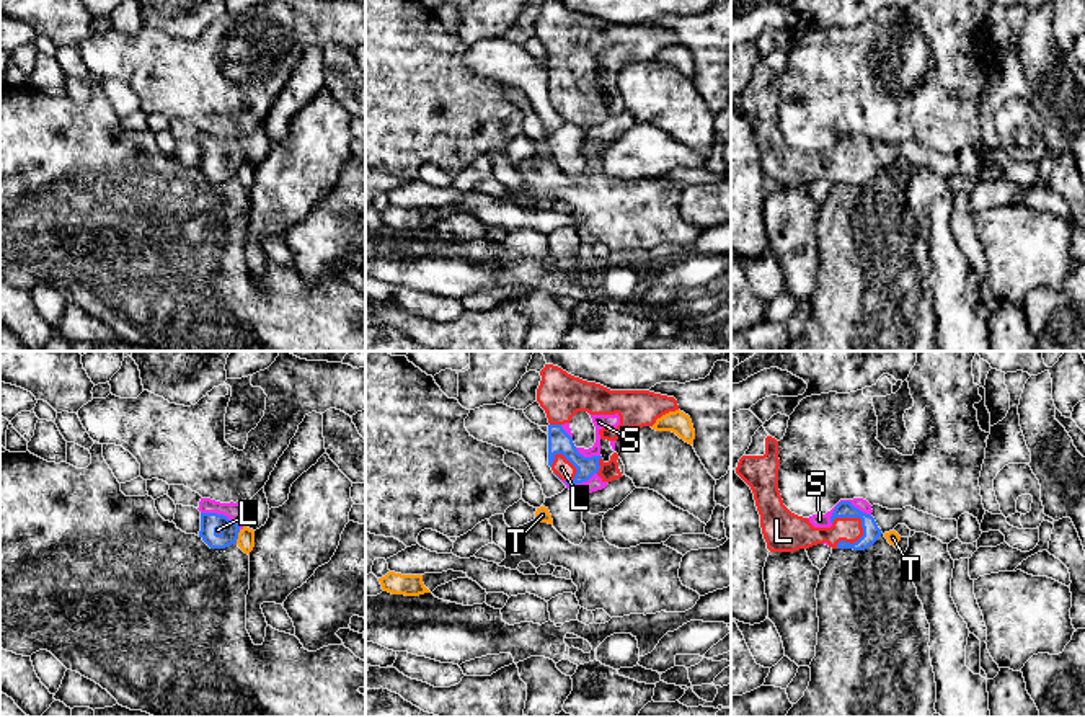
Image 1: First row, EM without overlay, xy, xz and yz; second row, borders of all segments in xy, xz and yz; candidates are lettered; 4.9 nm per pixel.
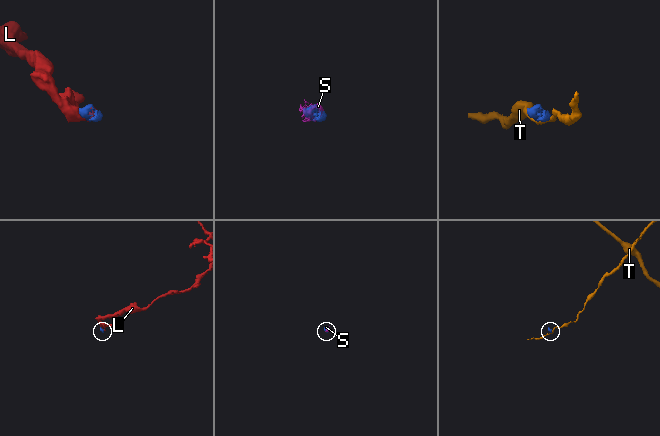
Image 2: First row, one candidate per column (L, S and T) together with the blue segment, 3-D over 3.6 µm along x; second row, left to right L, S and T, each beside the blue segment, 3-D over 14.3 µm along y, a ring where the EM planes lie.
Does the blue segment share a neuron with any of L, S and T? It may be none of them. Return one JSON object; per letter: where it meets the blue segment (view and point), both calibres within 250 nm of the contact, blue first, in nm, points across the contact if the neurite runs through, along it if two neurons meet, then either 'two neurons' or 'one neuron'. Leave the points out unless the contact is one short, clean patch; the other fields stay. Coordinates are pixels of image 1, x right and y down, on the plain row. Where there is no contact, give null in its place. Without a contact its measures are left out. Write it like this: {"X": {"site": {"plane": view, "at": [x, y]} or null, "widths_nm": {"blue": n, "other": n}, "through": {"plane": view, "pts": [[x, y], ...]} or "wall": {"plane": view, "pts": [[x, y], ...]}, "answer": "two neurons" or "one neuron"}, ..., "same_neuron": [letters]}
{"L": {"site": {"plane": "yz", "at": [859, 173]}, "widths_nm": {"blue": 80, "other": 120}, "answer": "one neuron"}, "S": {"site": {"plane": "yz", "at": [845, 136]}, "widths_nm": {"blue": 80, "other": 60}, "answer": "one neuron"}, "T": {"site": {"plane": "xy", "at": [237, 170]}, "widths_nm": {"blue": 100, "other": 90}, "wall": {"plane": "xy", "pts": [[240, 164], [235, 177]]}, "answer": "two neurons"}, "same_neuron": ["L", "S"]}

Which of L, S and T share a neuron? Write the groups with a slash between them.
L S / T

